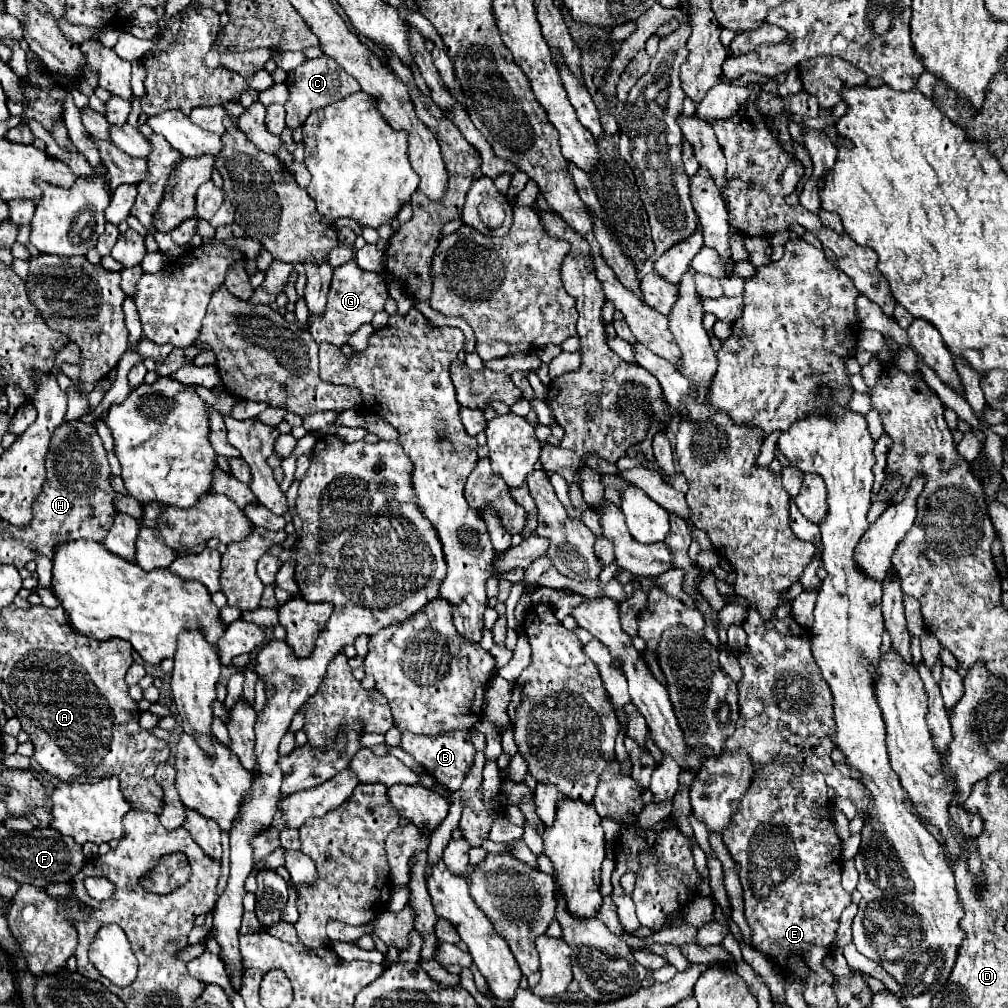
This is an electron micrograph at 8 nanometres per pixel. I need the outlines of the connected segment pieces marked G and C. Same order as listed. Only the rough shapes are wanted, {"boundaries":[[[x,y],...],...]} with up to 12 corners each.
{"boundaries":[[[354,259],[334,269],[304,331],[342,347],[384,311],[388,287]],[[332,57],[290,71],[286,125],[360,91]]]}

